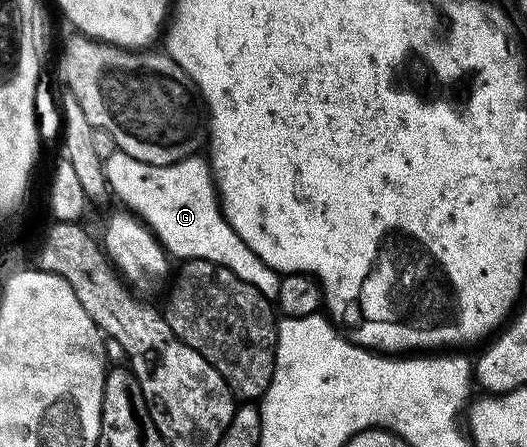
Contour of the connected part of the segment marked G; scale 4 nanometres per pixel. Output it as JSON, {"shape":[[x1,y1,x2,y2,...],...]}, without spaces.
{"shape":[[115,152,105,161,105,177,109,191,122,200,130,213,136,214,141,223,157,237,161,247,178,261,206,260,227,266,231,274,239,274,243,282,251,282,264,296,276,297,281,276,260,260,231,230,221,213,217,186,209,165,200,155,194,154,167,166,151,166,139,162,126,152]]}

